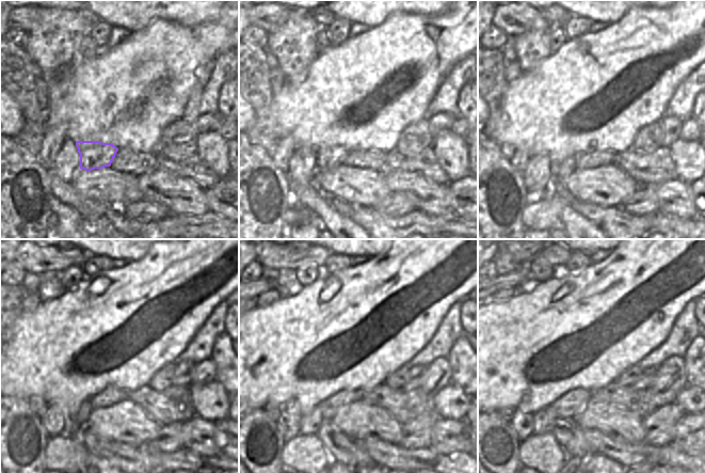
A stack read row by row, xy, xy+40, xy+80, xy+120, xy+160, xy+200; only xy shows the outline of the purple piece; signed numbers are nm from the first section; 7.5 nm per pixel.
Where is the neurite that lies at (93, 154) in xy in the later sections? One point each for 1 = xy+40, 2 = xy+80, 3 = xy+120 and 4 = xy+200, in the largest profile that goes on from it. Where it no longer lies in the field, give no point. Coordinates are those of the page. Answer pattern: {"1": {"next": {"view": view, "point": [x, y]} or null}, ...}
{"1": {"next": {"view": "xy+40", "point": [327, 158]}}, "2": {"next": {"view": "xy+80", "point": [567, 166]}}, "3": {"next": {"view": "xy+120", "point": [73, 424]}}, "4": {"next": {"view": "xy+200", "point": [544, 420]}}}

